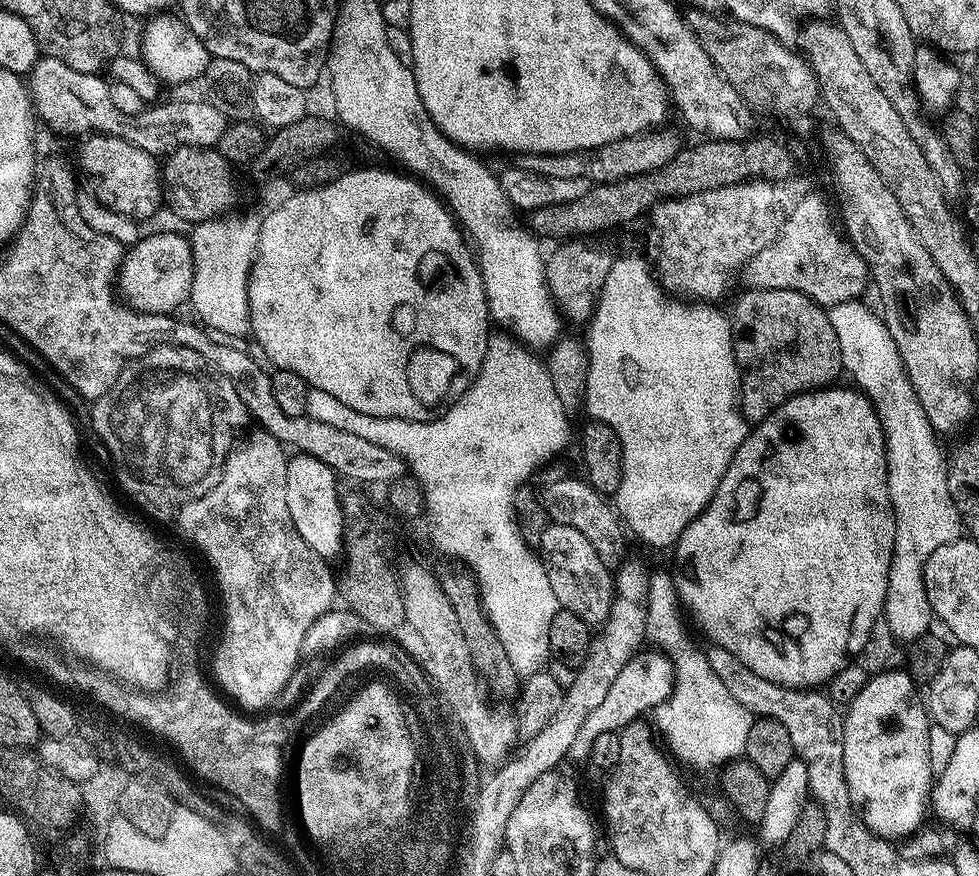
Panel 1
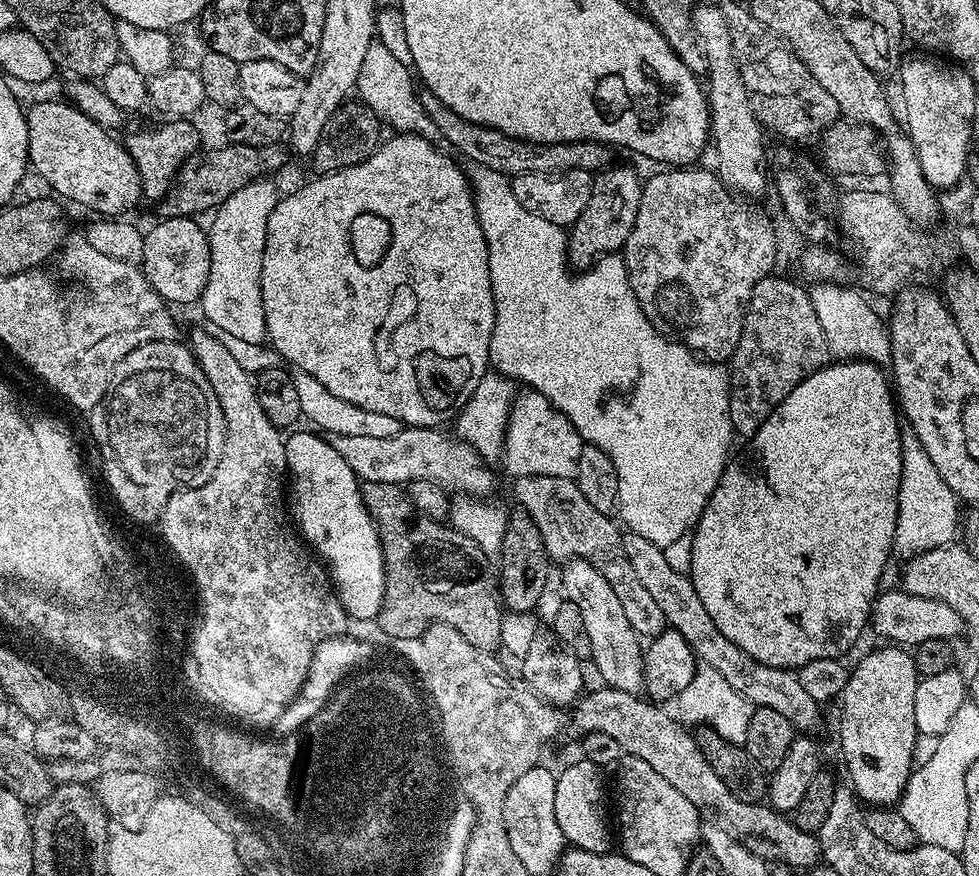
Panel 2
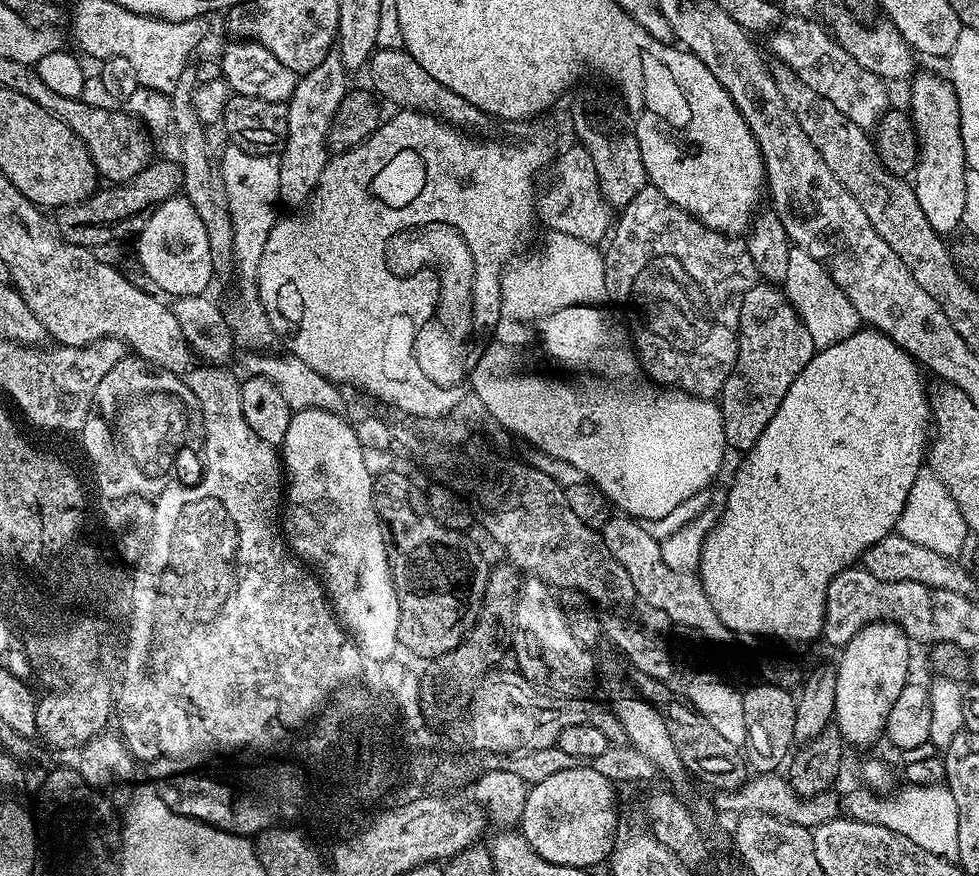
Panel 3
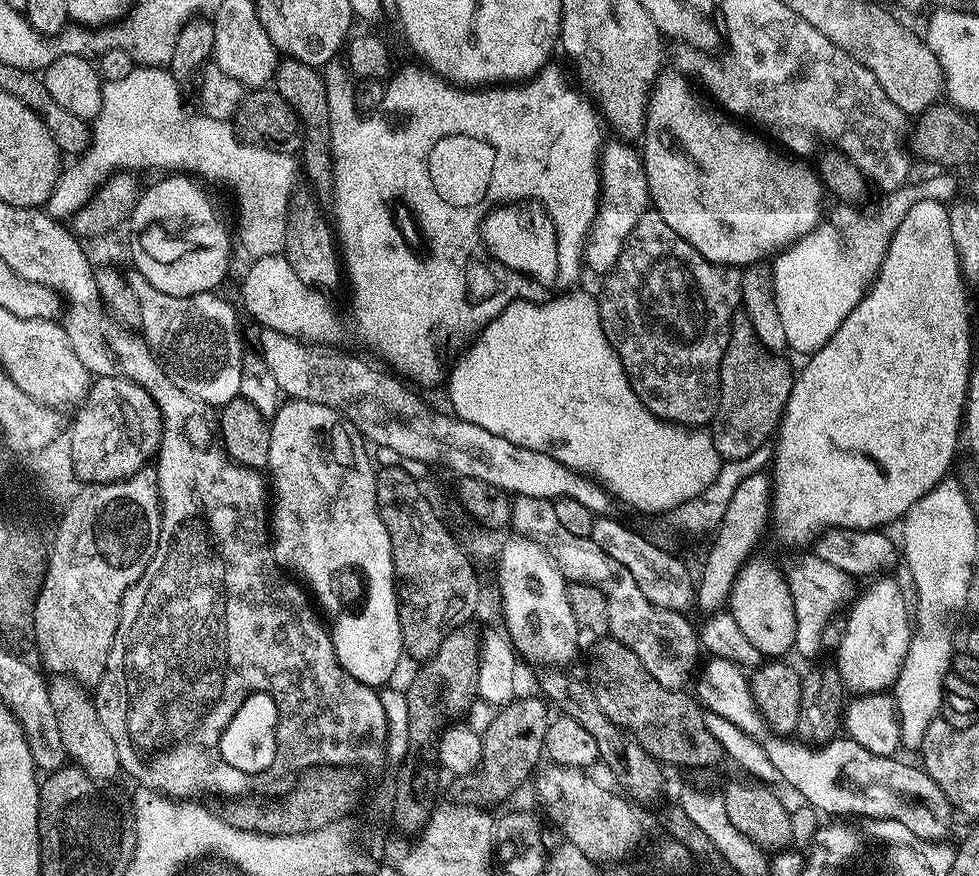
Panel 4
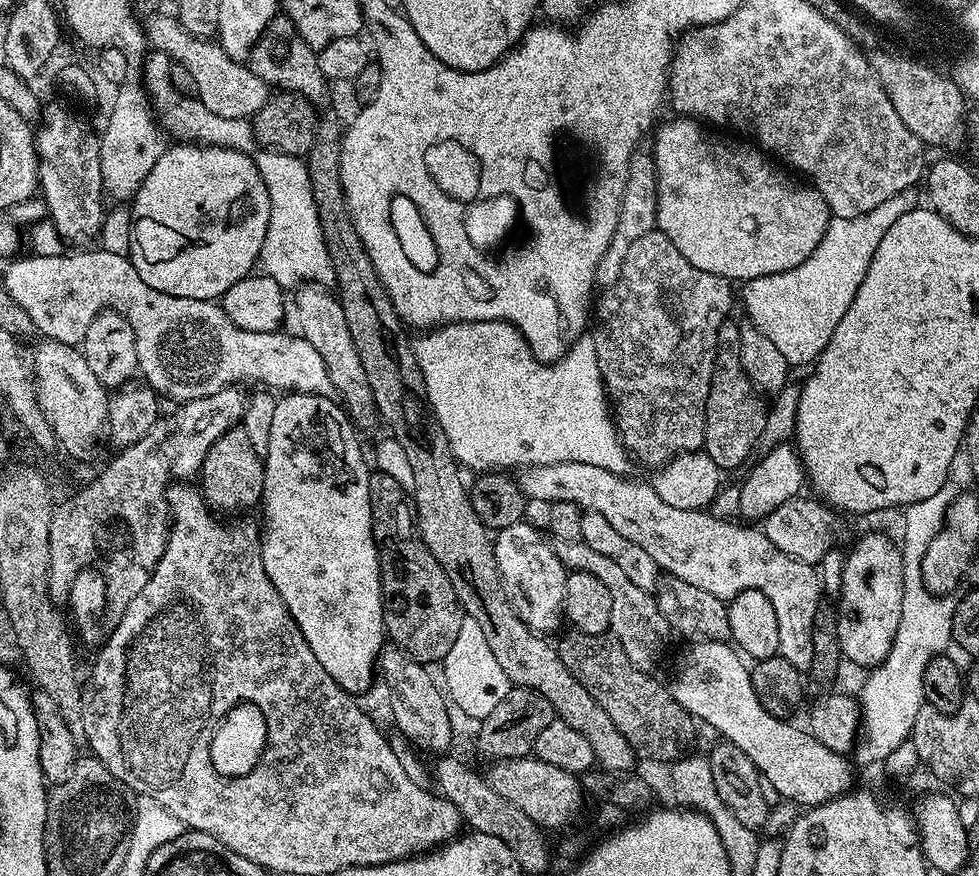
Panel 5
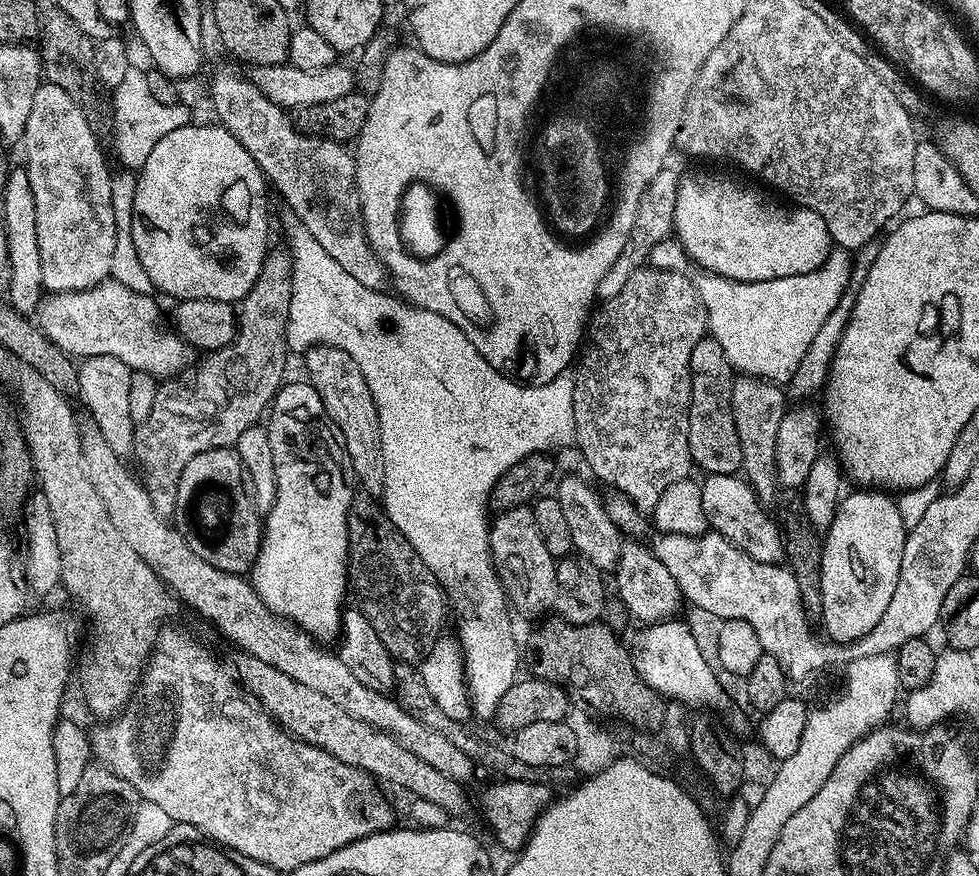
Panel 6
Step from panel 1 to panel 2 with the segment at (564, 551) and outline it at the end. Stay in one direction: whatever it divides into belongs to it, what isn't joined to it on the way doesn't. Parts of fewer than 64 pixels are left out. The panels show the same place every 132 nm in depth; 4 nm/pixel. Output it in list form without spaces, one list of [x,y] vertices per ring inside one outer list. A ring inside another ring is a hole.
[[[573,558],[561,568],[564,568],[560,572],[563,595],[571,604],[578,606],[578,610],[582,610],[586,634],[590,637],[590,664],[596,667],[597,674],[604,679],[601,681],[607,687],[633,694],[639,693],[644,687],[642,640],[626,619],[626,610],[622,610],[614,588],[589,560]]]

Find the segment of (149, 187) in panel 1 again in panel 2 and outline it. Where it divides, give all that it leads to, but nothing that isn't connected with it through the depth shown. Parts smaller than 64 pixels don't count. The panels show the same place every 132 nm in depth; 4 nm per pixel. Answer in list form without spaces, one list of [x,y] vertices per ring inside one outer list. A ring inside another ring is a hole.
[[[40,100],[27,109],[31,171],[36,171],[57,192],[53,192],[57,197],[73,200],[104,218],[123,217],[136,203],[141,203],[144,195],[134,158],[109,129],[61,100]]]

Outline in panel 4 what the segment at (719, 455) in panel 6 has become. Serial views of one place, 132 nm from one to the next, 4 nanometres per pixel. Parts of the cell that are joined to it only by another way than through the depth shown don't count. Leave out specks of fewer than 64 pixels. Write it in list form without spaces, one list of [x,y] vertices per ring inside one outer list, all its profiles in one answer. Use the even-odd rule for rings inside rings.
[[[738,314],[733,318],[732,332],[728,335],[720,367],[720,401],[716,418],[710,425],[714,450],[718,450],[721,461],[746,458],[746,454],[754,454],[754,450],[775,437],[794,379],[794,368],[792,372],[784,358],[760,341],[747,316]]]

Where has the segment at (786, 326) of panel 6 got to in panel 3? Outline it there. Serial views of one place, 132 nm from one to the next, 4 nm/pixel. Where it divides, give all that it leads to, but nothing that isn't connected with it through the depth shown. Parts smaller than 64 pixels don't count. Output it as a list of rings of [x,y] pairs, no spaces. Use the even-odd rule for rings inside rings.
[[[793,246],[790,250],[790,266],[786,266],[782,291],[796,307],[796,313],[810,332],[817,350],[834,346],[850,338],[850,334],[861,331],[862,321],[854,306],[850,306],[850,298],[846,298],[846,294],[833,282],[821,264],[798,246]]]

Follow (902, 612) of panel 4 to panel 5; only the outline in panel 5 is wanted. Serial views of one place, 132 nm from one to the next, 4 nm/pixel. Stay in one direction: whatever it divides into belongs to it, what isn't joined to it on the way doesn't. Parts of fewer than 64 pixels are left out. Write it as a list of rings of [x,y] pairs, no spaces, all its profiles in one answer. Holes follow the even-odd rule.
[[[872,532],[864,536],[845,555],[842,590],[838,599],[836,625],[838,642],[845,661],[871,670],[890,654],[898,622],[902,618],[904,597],[904,557],[901,549],[888,536]]]

